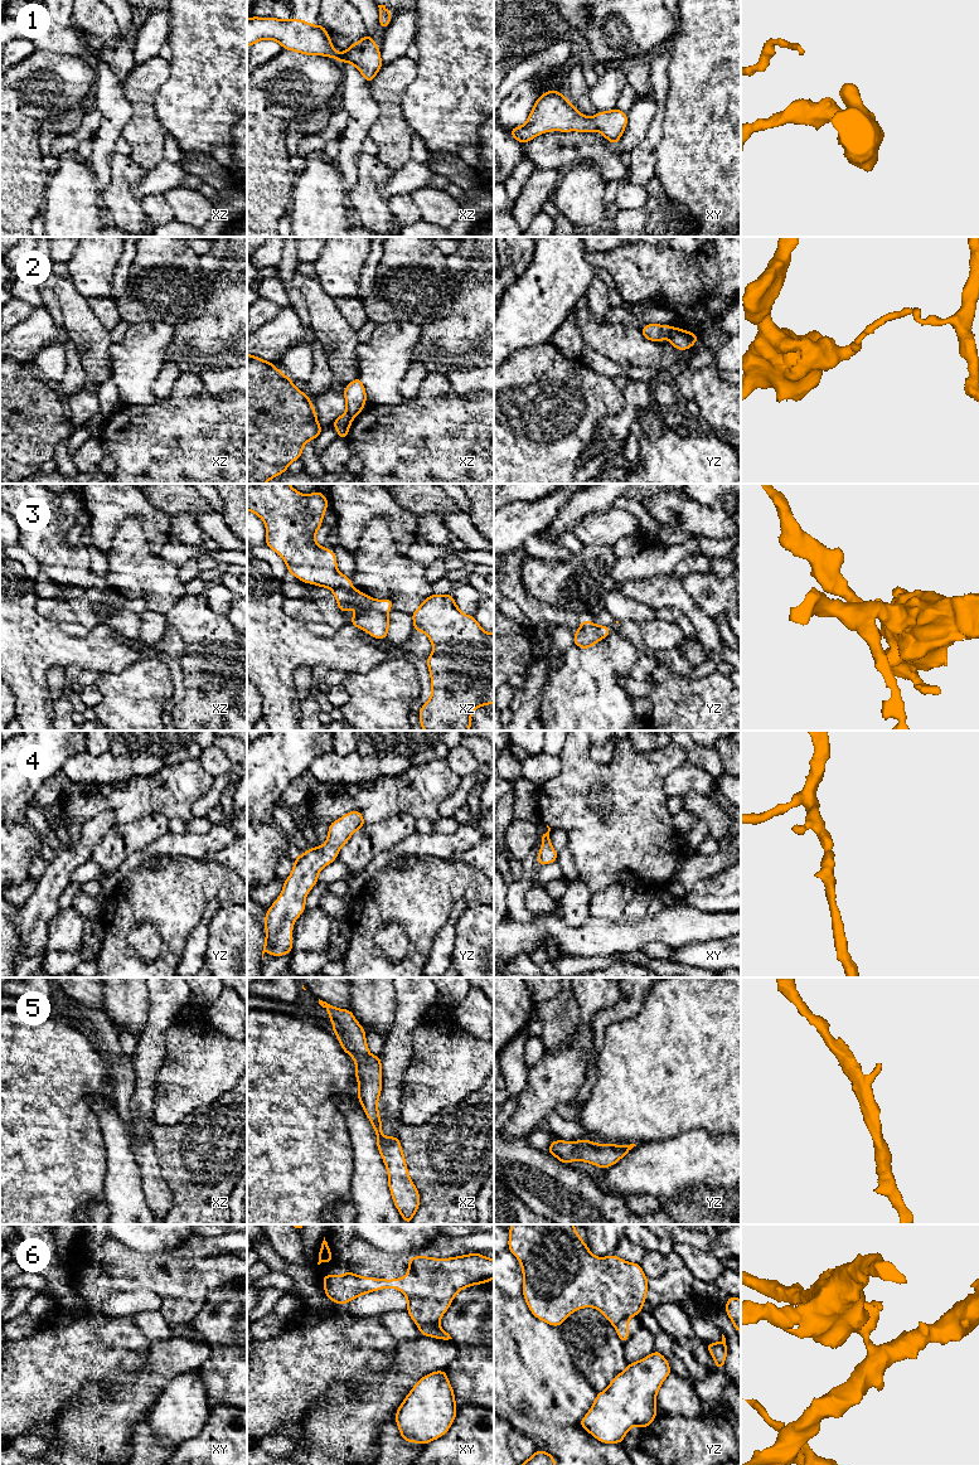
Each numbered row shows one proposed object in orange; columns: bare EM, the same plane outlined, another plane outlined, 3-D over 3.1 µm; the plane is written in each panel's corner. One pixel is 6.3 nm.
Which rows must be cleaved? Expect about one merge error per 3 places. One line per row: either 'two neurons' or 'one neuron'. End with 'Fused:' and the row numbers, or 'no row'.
1: one neuron
2: two neurons
3: one neuron
4: one neuron
5: one neuron
6: two neurons
Fused: 2, 6

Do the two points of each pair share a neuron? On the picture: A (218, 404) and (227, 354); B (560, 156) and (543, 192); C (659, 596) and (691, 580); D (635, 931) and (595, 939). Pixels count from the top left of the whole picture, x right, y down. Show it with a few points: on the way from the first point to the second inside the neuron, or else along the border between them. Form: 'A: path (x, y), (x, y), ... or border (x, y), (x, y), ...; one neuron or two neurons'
A: border (198, 376), (209, 392), (214, 394), (233, 393); two neurons
B: border (536, 166), (558, 169), (561, 171); two neurons
C: border (682, 578), (684, 590), (701, 607); two neurons
D: path (625, 935), (605, 936); one neuron

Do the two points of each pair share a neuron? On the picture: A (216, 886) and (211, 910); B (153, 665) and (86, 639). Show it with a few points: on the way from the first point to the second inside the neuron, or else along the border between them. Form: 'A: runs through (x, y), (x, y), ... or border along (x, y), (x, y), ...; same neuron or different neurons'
A: border along (218, 901), (211, 901), (206, 906), (197, 926); different neurons
B: border along (148, 656), (112, 674); different neurons

